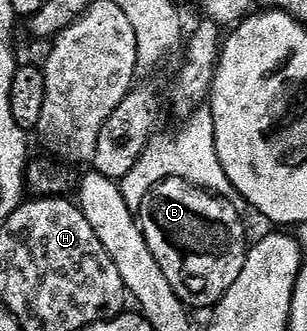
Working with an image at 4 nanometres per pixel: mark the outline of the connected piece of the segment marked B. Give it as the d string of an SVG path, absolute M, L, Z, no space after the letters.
M165 179L154 186L142 203L139 214L139 226L155 261L166 275L171 289L186 308L206 307L212 309L218 301L235 285L235 277L243 273L245 264L245 227L237 216L235 208L224 198L210 194L202 188L181 179Z

